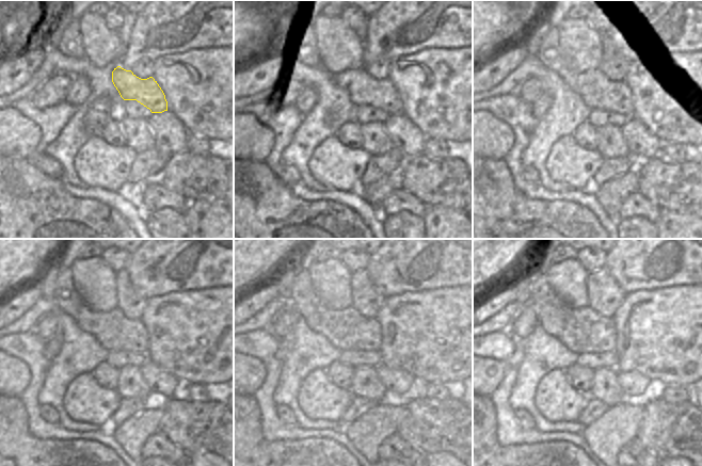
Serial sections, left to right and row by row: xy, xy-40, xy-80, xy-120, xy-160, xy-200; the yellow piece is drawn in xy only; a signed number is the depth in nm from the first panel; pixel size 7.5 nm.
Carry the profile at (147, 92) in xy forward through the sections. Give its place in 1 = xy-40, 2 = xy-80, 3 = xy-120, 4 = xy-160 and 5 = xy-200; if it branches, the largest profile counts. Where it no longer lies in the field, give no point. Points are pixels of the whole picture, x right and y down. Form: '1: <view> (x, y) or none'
1: xy-40 (362, 89)
2: xy-80 (597, 92)
3: xy-120 (115, 333)
4: xy-160 (347, 328)
5: xy-200 (583, 331)

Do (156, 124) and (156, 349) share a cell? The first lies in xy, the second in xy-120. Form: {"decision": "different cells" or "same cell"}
{"decision": "different cells"}

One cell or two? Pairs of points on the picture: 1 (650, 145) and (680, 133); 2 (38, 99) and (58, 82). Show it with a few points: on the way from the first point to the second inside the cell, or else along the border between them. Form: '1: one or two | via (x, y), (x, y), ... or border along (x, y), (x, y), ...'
1: two | border along (642, 125), (663, 142)
2: one | via (43, 97), (53, 86)

